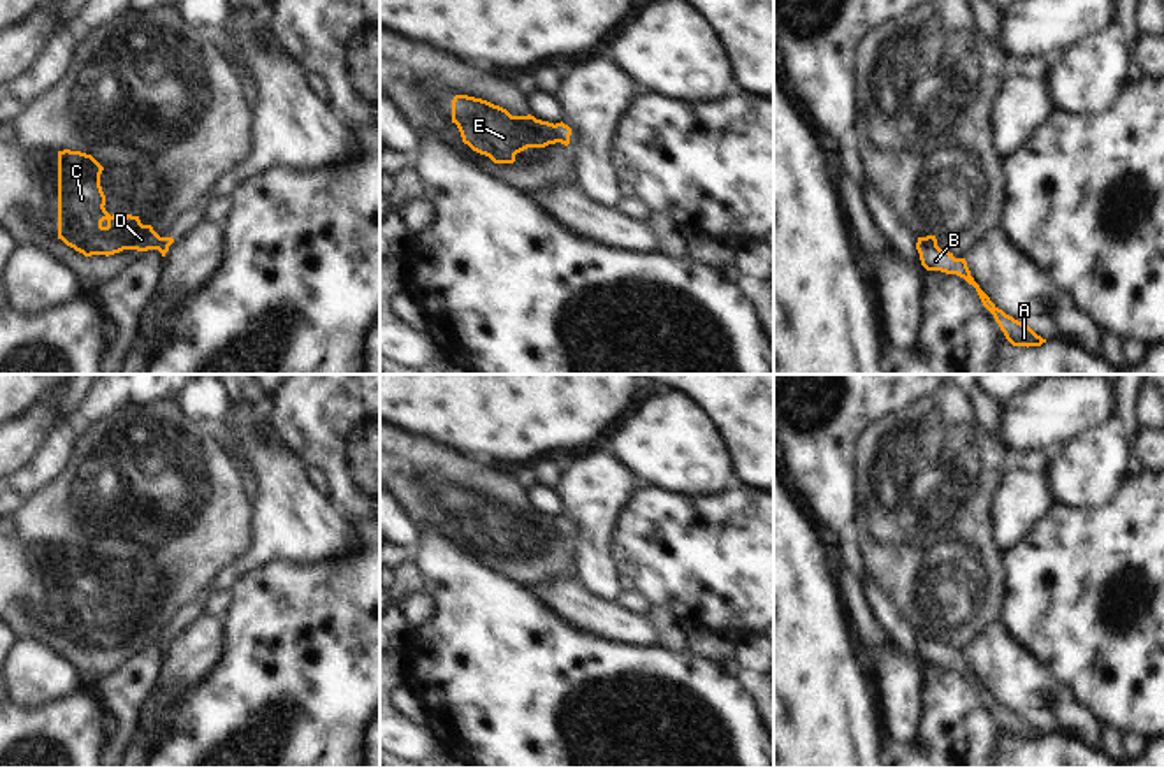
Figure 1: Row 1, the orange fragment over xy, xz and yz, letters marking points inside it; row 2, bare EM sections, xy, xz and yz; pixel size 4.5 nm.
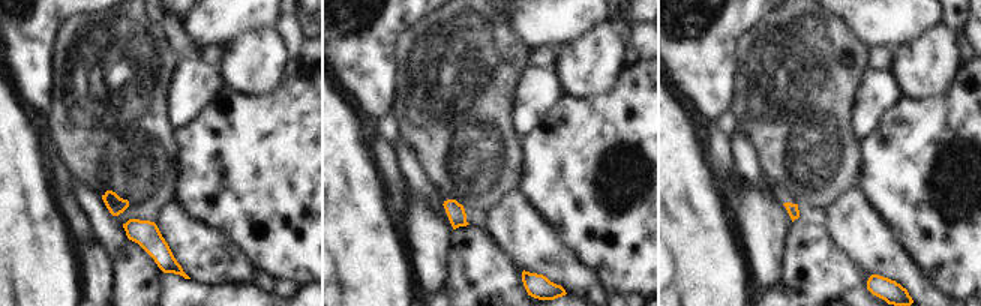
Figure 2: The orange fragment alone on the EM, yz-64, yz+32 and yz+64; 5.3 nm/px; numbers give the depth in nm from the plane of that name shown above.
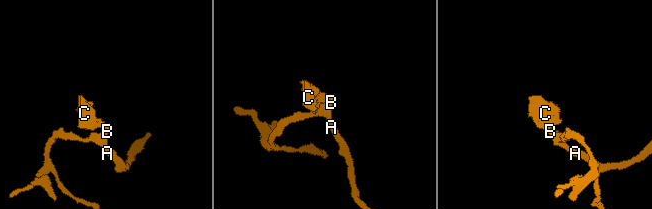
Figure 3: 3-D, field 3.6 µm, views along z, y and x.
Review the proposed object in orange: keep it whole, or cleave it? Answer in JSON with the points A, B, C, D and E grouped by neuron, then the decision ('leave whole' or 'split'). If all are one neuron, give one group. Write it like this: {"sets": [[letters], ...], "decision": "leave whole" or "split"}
{"sets": [["A", "B"], ["C", "D", "E"]], "decision": "split"}

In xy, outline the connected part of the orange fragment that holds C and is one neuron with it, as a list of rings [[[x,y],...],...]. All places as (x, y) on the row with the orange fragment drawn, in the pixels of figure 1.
[[[58,151],[58,239],[84,257],[158,250],[162,237],[151,225],[105,211],[102,170],[91,155]]]

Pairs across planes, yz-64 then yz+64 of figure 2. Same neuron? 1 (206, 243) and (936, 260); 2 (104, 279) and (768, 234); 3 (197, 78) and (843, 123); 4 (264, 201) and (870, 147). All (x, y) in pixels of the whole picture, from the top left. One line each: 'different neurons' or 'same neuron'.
1: different neurons
2: same neuron
3: different neurons
4: same neuron

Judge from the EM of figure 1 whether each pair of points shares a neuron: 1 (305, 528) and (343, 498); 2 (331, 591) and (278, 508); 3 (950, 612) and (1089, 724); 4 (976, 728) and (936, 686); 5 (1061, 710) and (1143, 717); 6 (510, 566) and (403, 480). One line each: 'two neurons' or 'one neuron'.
1: two neurons
2: two neurons
3: two neurons
4: one neuron
5: two neurons
6: one neuron

